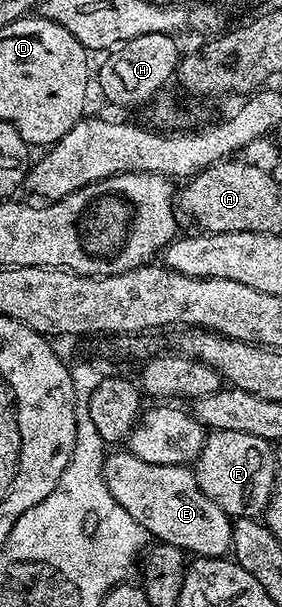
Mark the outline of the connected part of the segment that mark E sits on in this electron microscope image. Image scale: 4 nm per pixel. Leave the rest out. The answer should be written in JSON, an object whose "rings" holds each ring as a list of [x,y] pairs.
{"rings":[[[115,450],[103,461],[103,481],[109,488],[109,494],[117,498],[125,510],[129,510],[129,515],[137,518],[137,522],[147,531],[148,537],[154,538],[158,543],[177,546],[185,554],[194,554],[196,557],[217,556],[226,557],[231,552],[231,526],[232,517],[213,502],[197,486],[195,473],[190,467],[174,464],[173,466],[157,466],[153,462],[141,462],[130,450]]]}

